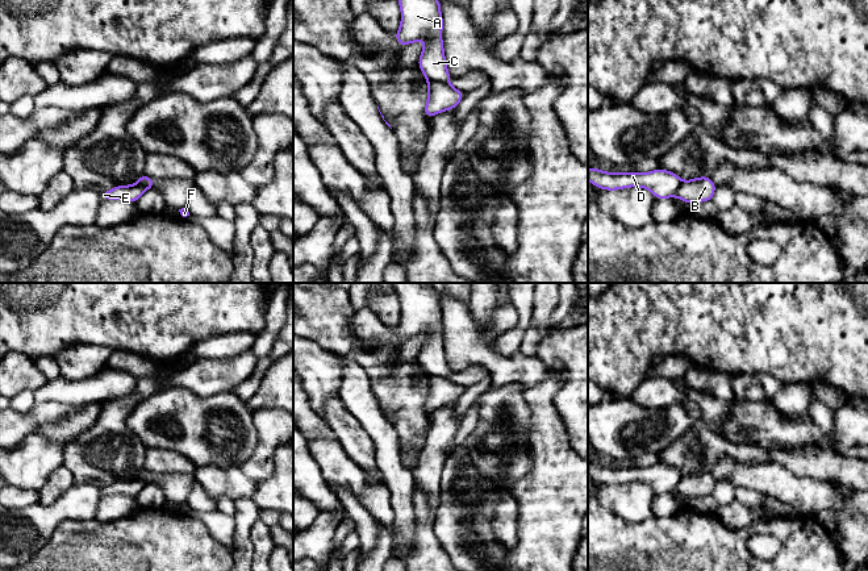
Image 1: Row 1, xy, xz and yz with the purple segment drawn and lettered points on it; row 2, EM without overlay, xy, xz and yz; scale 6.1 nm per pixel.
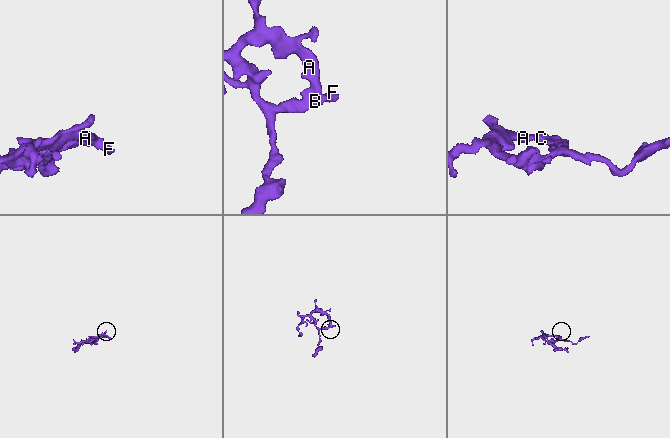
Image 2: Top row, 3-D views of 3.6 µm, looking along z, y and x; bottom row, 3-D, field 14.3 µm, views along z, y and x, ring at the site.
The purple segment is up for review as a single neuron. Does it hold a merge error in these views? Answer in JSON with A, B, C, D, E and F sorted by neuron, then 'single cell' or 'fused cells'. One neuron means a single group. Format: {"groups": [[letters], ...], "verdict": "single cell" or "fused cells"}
{"groups": [["A", "C", "D"], ["B", "E", "F"]], "verdict": "fused cells"}

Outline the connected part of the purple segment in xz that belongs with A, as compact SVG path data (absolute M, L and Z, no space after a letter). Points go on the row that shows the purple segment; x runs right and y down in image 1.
M398 0L401 26L395 33L398 46L425 38L426 43L418 59L418 67L425 78L447 83L450 74L446 64L439 0Z

